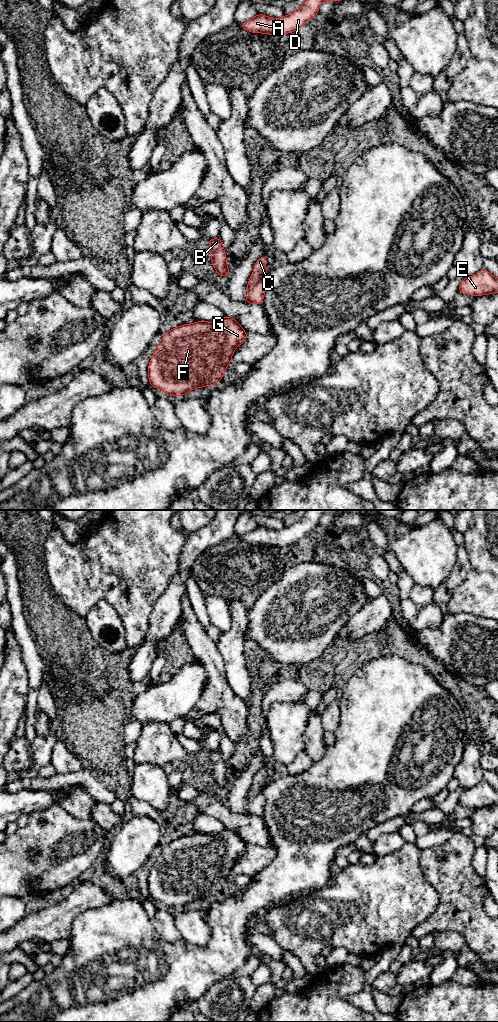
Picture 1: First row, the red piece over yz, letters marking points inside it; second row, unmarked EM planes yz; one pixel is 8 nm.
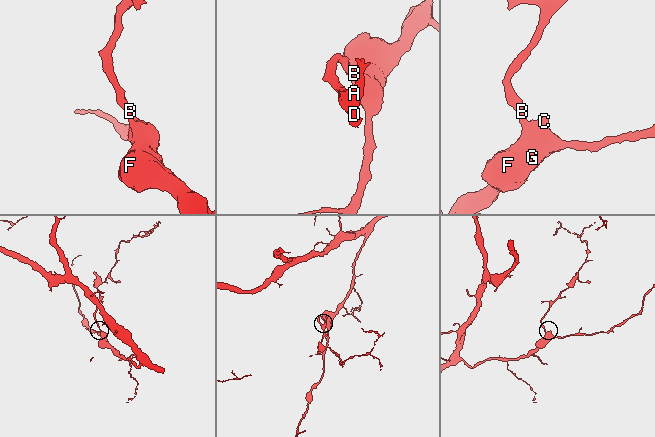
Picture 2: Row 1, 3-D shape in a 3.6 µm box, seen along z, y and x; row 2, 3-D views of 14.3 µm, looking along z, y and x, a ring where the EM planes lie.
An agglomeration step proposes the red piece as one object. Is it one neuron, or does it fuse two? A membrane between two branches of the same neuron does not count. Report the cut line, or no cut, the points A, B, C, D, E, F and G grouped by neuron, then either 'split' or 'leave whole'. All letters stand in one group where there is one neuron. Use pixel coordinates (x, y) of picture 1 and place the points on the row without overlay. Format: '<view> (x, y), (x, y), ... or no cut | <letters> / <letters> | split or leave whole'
no cut | A B C D E F G | leave whole

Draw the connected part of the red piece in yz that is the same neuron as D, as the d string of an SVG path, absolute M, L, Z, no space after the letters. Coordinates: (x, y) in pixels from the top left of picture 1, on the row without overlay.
M305 510L301 519L291 526L280 530L272 530L264 526L257 526L254 530L243 534L241 540L251 545L268 547L282 547L297 543L301 538L318 527L319 519L327 513L341 513L345 510Z

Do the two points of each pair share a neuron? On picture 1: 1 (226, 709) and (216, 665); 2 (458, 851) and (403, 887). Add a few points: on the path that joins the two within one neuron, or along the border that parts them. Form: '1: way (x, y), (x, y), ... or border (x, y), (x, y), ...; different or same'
1: way (219, 698), (216, 676); same
2: border (420, 852), (422, 875), (437, 893); different

